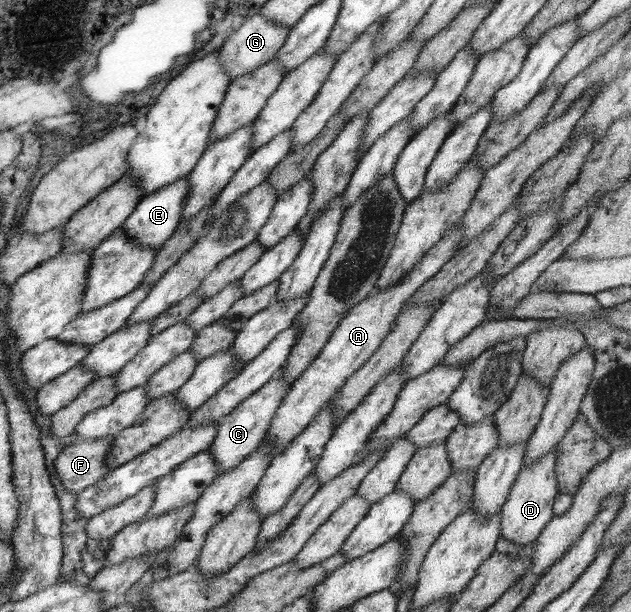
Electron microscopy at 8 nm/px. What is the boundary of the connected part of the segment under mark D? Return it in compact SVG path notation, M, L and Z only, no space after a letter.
M557 447L549 451L548 455L541 457L539 461L523 466L521 473L517 475L517 481L514 482L512 494L499 512L501 515L501 535L504 539L519 546L533 543L541 534L542 529L550 523L555 516L553 512L555 498L560 494L556 467Z

